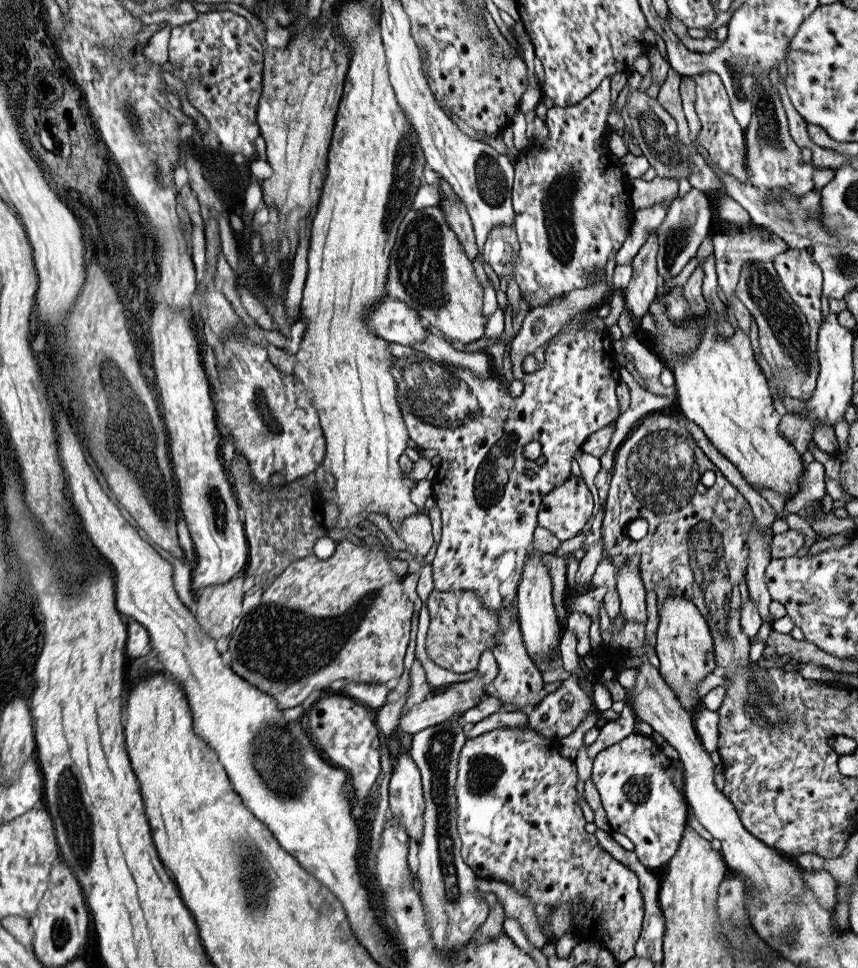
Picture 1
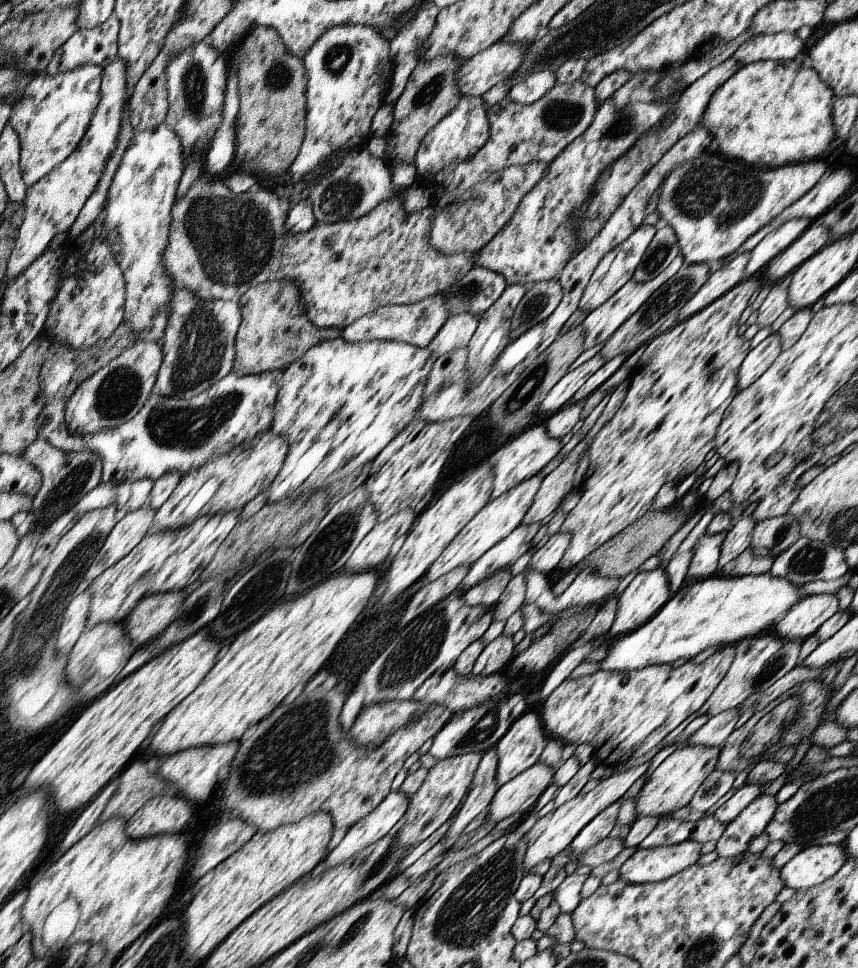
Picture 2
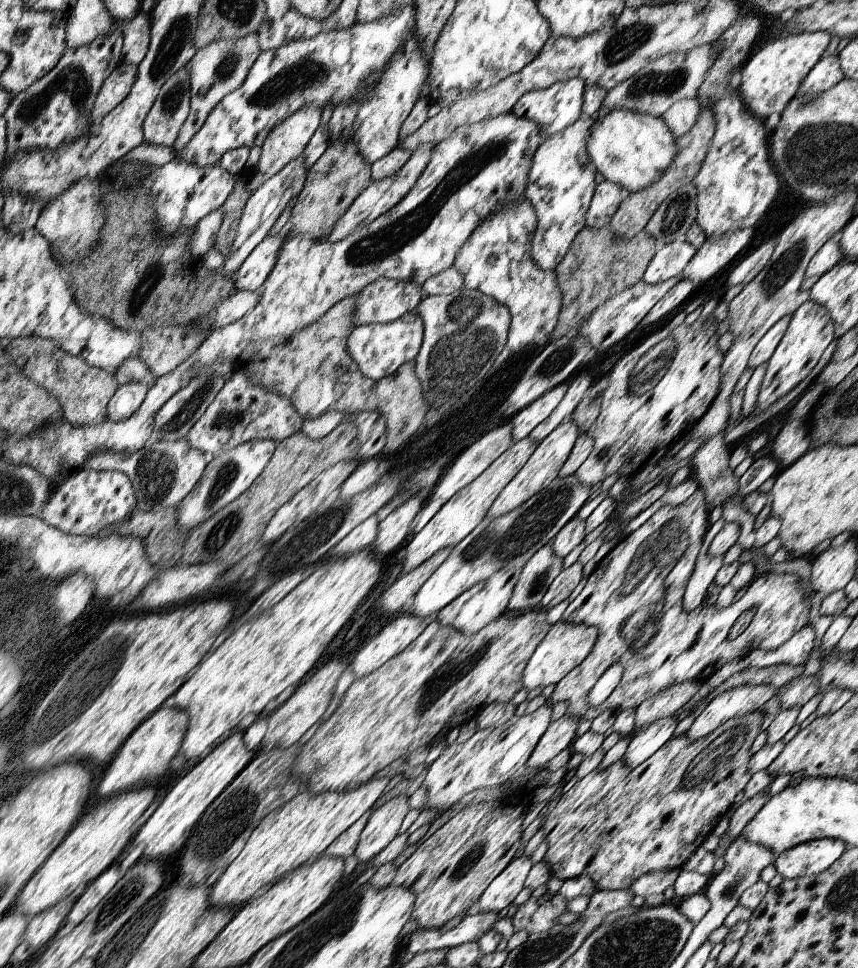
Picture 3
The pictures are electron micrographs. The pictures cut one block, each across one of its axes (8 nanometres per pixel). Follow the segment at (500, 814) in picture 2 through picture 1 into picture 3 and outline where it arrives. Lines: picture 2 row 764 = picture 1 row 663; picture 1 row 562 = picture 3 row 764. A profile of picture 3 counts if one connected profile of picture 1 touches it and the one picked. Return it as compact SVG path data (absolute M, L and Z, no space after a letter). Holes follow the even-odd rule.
M561 716L559 720L551 722L547 726L547 730L543 732L543 736L539 738L537 746L533 748L527 764L531 768L539 768L543 766L547 760L551 760L553 756L557 756L563 748L569 748L573 736L577 736L577 720L573 716Z

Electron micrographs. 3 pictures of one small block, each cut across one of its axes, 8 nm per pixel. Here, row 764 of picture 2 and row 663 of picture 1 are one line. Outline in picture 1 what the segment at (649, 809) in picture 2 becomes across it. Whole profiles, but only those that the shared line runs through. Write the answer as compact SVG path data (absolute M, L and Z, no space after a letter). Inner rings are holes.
M673 594L673 598L669 596L661 604L659 624L655 632L655 656L659 660L659 672L665 684L675 692L677 700L683 704L689 716L693 716L701 698L699 682L705 680L715 670L717 662L715 662L715 646L713 646L709 624L691 600L681 598L679 594Z

